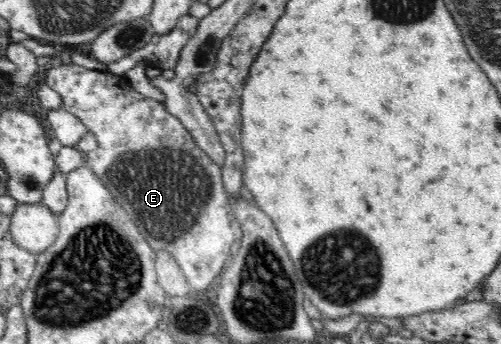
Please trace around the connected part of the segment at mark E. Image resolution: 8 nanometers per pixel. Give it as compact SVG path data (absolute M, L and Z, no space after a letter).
M62 64L61 66L52 67L46 71L45 83L54 89L63 100L63 109L73 113L85 126L88 131L91 131L97 139L97 148L91 152L84 153L84 163L100 178L100 181L108 188L108 191L114 196L114 199L128 212L128 215L132 218L132 221L138 225L140 231L146 231L144 237L148 239L148 243L154 247L154 249L168 249L172 253L172 257L176 259L176 263L180 265L188 285L190 285L193 291L209 292L213 289L215 282L221 272L228 264L230 259L230 245L235 242L236 239L240 239L242 236L241 226L236 219L236 216L232 213L232 208L229 202L226 188L222 184L222 174L220 174L220 166L216 165L209 155L206 155L194 141L194 138L190 135L190 132L182 125L182 122L174 117L165 106L164 103L155 101L154 99L144 97L144 95L135 91L128 83L126 76L115 76L102 70L87 69L76 64Z

